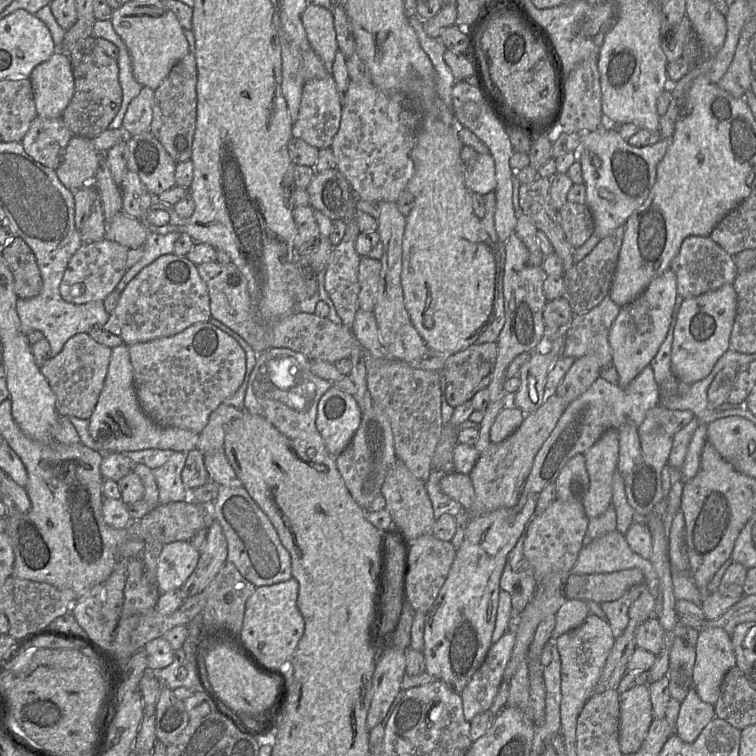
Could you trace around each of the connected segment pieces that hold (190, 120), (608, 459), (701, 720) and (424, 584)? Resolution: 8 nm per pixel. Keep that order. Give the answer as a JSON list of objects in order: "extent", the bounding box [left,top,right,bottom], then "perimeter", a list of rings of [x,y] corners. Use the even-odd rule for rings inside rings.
[{"extent":[149,51,197,163],"perimeter":[[[194,51],[183,57],[171,69],[153,98],[153,118],[149,131],[160,141],[175,163],[192,157],[192,145],[197,120],[197,66]]]},{"extent":[582,430,619,519],"perimeter":[[[607,430],[584,455],[590,483],[582,503],[590,519],[612,505],[612,481],[619,460],[618,430]]]},{"extent":[675,686,714,743],"perimeter":[[[691,686],[680,703],[675,733],[682,741],[692,743],[714,717],[714,706],[702,701]]]},{"extent":[407,534,456,613],"perimeter":[[[425,534],[411,542],[409,554],[410,570],[407,578],[407,594],[411,607],[415,611],[427,613],[434,604],[443,586],[453,561],[456,549],[451,541],[443,541],[433,534]]]}]

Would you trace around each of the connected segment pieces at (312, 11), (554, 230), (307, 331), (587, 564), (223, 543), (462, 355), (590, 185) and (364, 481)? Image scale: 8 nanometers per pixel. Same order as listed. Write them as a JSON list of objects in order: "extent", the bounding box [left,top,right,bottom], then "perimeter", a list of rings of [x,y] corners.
[{"extent":[302,3,339,66],"perimeter":[[[309,3],[302,14],[302,22],[310,47],[330,66],[339,50],[332,10]]]},{"extent":[519,177,575,271],"perimeter":[[[538,177],[530,184],[521,184],[519,201],[522,213],[527,215],[538,230],[548,237],[554,252],[561,258],[563,270],[568,271],[575,263],[574,248],[566,239],[560,223],[559,212],[550,198],[551,180]]]},{"extent":[196,262,359,364],"perimeter":[[[208,262],[196,266],[208,288],[211,317],[240,335],[257,354],[271,348],[288,348],[303,354],[310,361],[334,364],[341,359],[349,359],[352,349],[359,344],[353,331],[344,325],[335,324],[328,317],[301,311],[291,313],[274,325],[262,325],[252,310],[247,281],[232,262],[228,265]]]},{"extent":[571,530,659,598],"perimeter":[[[615,530],[583,546],[571,574],[613,573],[628,569],[642,571],[643,584],[655,598],[659,582],[650,560],[634,553],[625,535]]]},{"extent":[181,520,227,599],"perimeter":[[[211,520],[195,570],[181,587],[184,599],[201,593],[227,562],[227,541],[220,524]]]},{"extent":[440,342,496,408],"perimeter":[[[496,342],[476,344],[448,355],[440,372],[446,380],[446,399],[453,408],[465,403],[482,388],[487,388],[494,372]]]},{"extent":[578,122,672,239],"perimeter":[[[606,122],[597,130],[580,135],[578,160],[582,167],[583,184],[586,186],[586,205],[592,213],[594,233],[601,239],[610,235],[617,227],[625,225],[632,213],[647,199],[656,181],[657,165],[672,142],[671,136],[670,138],[661,138],[649,146],[634,147],[620,136],[617,127]]]},{"extent":[335,400,397,509],"perimeter":[[[373,400],[372,406],[362,412],[361,423],[350,443],[335,459],[351,496],[361,508],[366,509],[381,494],[385,478],[397,459],[390,421]]]}]

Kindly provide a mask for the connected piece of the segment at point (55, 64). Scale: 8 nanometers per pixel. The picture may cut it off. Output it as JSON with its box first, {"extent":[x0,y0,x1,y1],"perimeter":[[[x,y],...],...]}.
{"extent":[29,50,74,118],"perimeter":[[[56,50],[52,56],[38,64],[31,72],[29,79],[32,84],[37,115],[45,118],[62,117],[74,93],[74,77],[67,53]]]}

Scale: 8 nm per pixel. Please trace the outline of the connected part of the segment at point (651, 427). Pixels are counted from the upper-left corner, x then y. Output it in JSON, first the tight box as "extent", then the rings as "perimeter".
{"extent":[637,404,694,438],"perimeter":[[[661,404],[651,408],[637,428],[639,438],[651,434],[667,434],[673,436],[694,419],[689,410],[671,410]]]}

